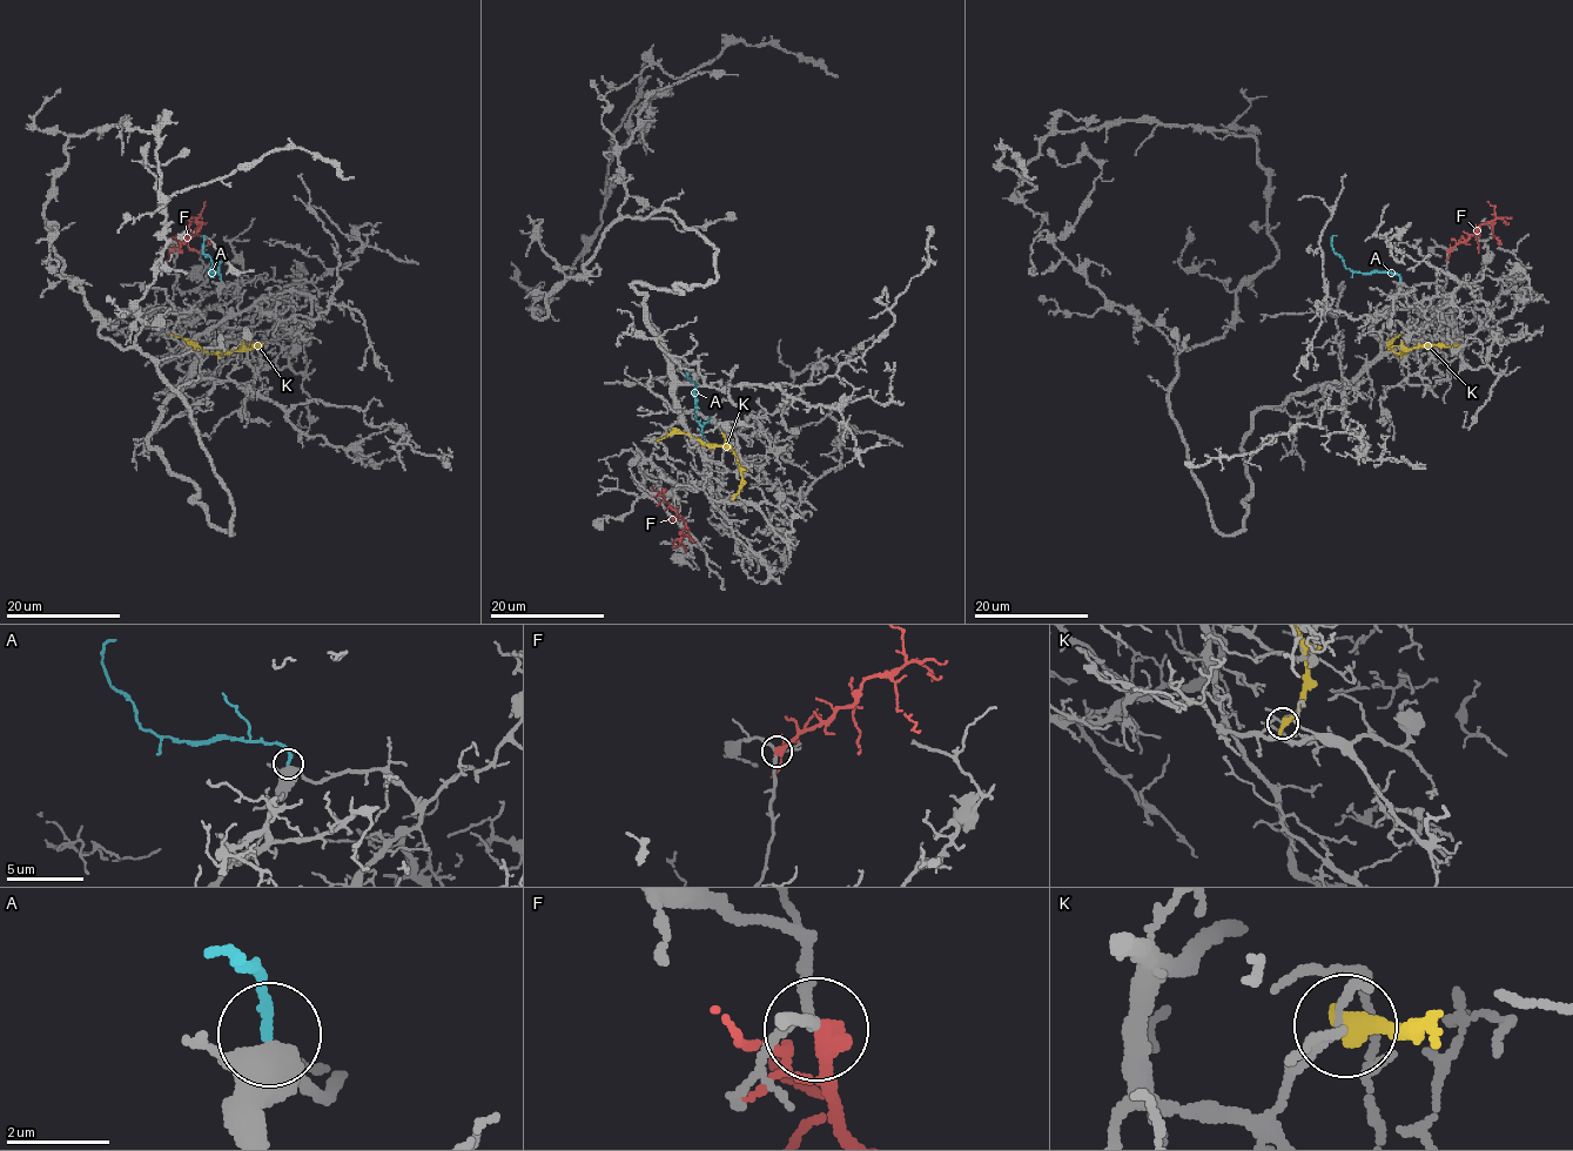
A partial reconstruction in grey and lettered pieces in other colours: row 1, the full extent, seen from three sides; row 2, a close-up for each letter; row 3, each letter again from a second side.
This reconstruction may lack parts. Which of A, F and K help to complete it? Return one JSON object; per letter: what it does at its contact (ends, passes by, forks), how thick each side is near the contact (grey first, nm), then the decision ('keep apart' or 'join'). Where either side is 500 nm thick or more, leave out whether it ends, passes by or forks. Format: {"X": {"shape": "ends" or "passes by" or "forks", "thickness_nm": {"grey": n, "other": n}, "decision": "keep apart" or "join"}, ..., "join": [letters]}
{"A": {"shape": "ends", "thickness_nm": {"grey": 420, "other": 200}, "decision": "join"}, "F": {"shape": "ends", "thickness_nm": {"grey": 160, "other": 440}, "decision": "keep apart"}, "K": {"shape": "ends", "thickness_nm": {"grey": 110, "other": 480}, "decision": "keep apart"}, "join": ["A"]}

